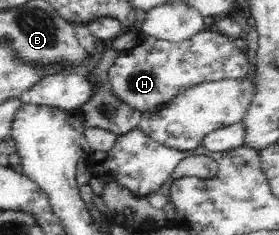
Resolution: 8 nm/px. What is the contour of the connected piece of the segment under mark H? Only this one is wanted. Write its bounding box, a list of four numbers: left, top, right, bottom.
[107,28,252,113]

